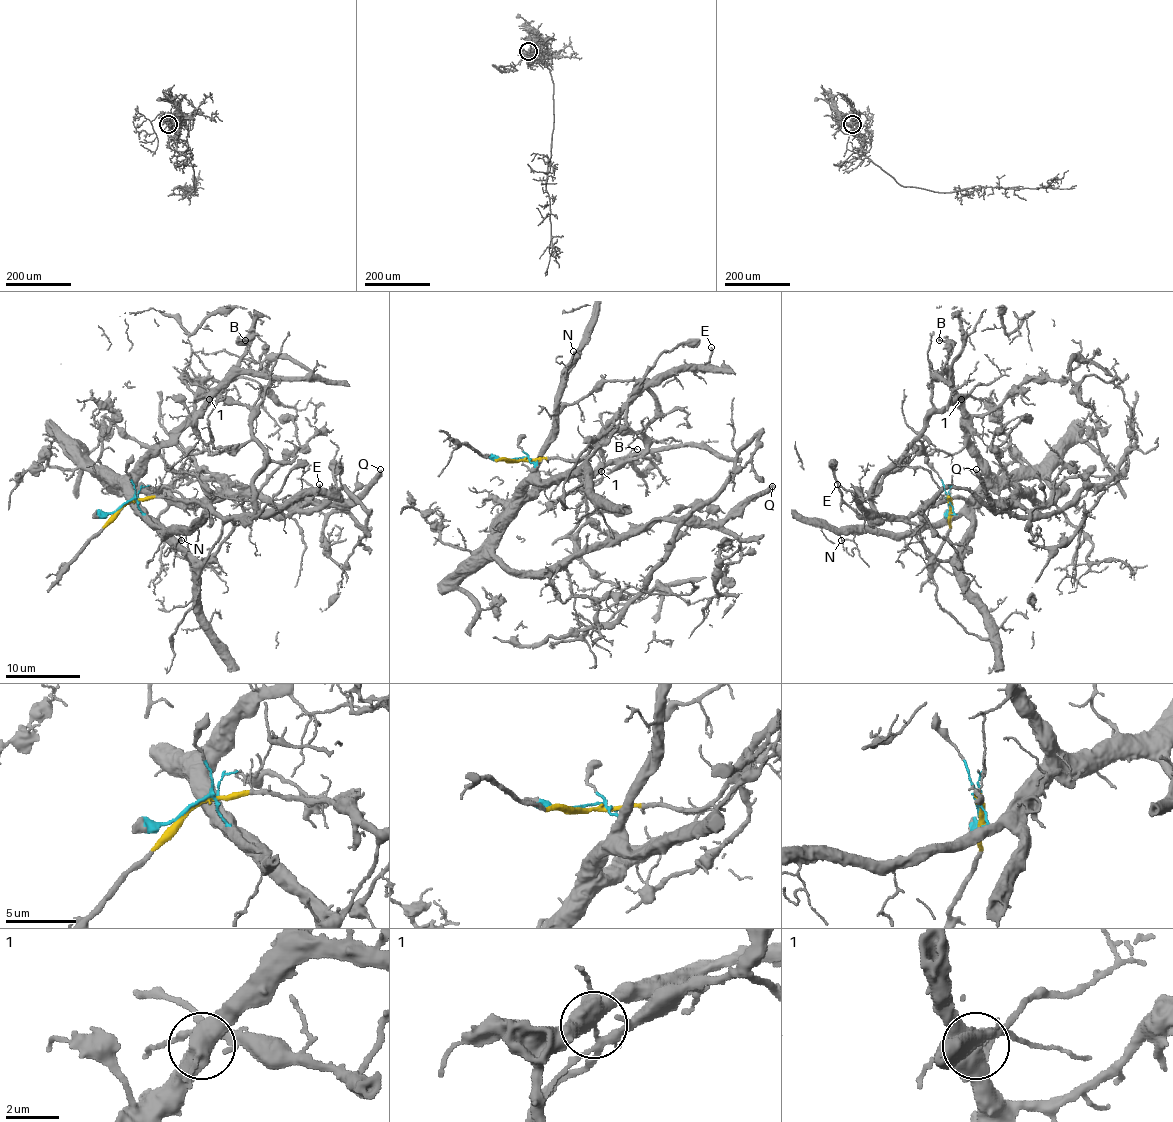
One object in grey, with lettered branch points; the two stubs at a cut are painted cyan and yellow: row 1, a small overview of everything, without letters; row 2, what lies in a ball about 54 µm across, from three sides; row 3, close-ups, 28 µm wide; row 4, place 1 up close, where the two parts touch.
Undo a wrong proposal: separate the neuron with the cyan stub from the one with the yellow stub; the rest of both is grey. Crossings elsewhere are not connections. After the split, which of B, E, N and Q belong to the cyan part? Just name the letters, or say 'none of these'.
B, N, Q

